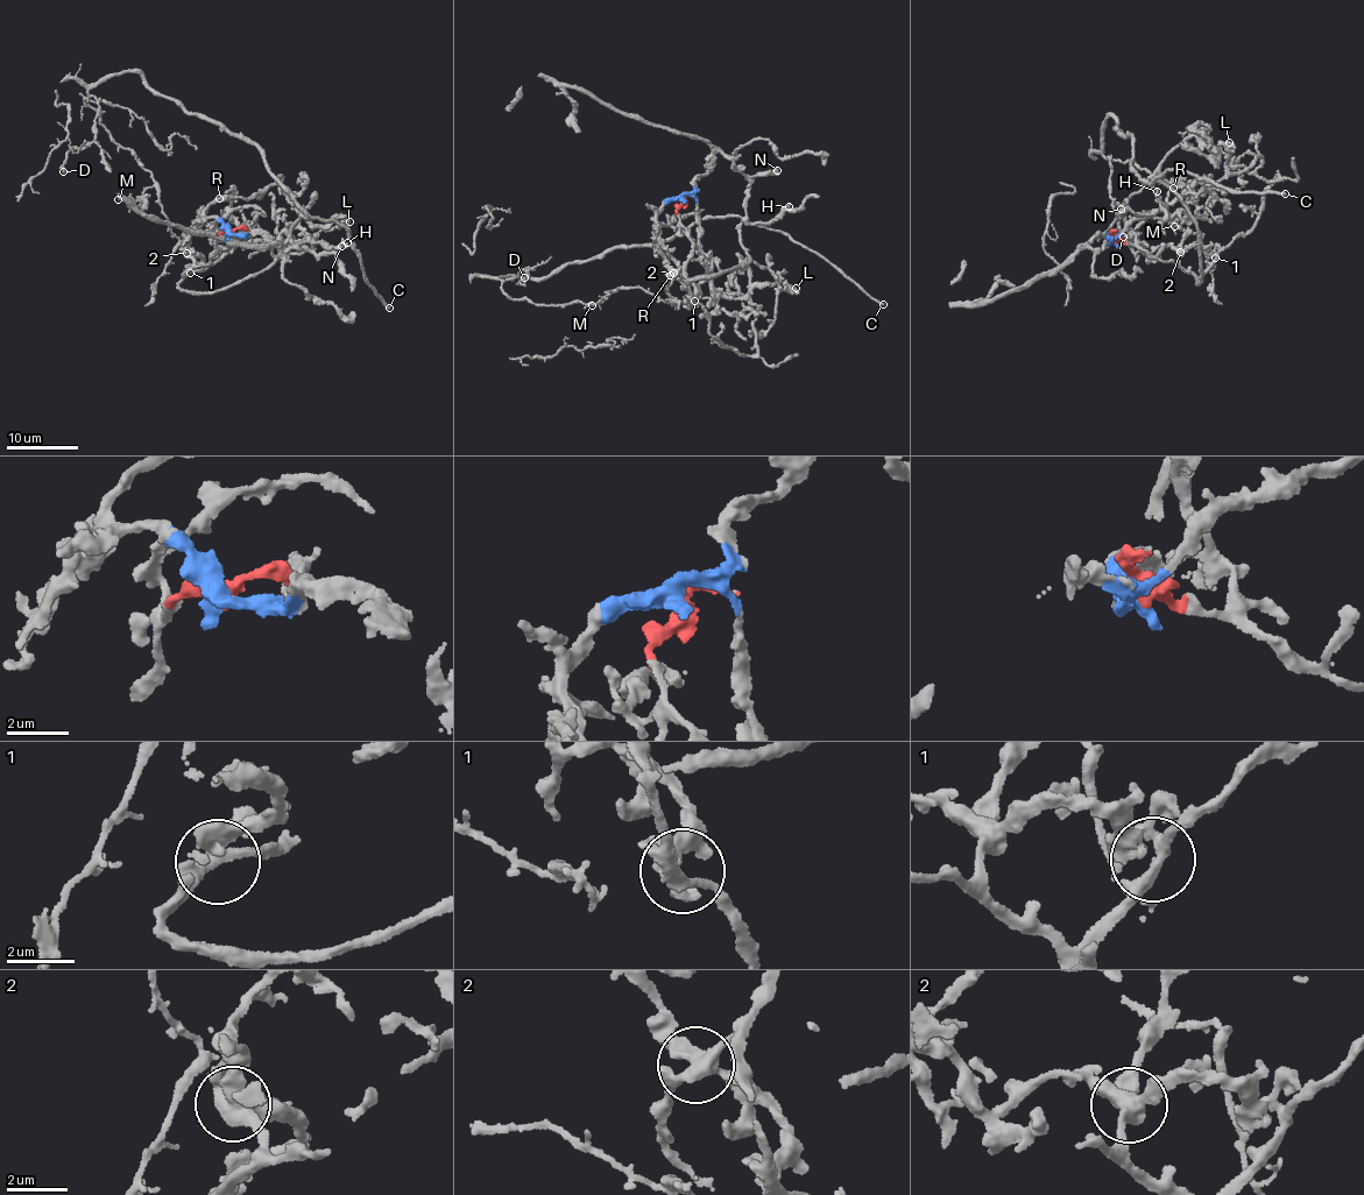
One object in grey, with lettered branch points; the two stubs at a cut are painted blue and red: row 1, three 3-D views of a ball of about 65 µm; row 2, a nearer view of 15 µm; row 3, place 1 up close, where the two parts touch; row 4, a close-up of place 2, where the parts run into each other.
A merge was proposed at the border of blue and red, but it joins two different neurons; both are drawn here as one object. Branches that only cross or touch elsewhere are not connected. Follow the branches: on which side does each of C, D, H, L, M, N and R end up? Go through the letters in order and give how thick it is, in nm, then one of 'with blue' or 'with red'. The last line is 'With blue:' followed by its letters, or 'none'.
C: 240 nm thick; with red
D: 150 nm thick; with red
H: 360 nm thick; with blue
L: 360 nm thick; with red
M: 110 nm thick; with red
N: 460 nm thick; with blue
R: 280 nm thick; with red
With blue: H, N

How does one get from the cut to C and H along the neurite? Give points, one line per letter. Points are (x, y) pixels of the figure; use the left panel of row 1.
C: (231, 233), (179, 285), (210, 294), (255, 275), (303, 214), (347, 226), (389, 309)
H: (231, 233), (260, 231), (282, 256), (306, 241), (309, 237), (294, 245), (318, 254), (336, 252), (348, 242)

